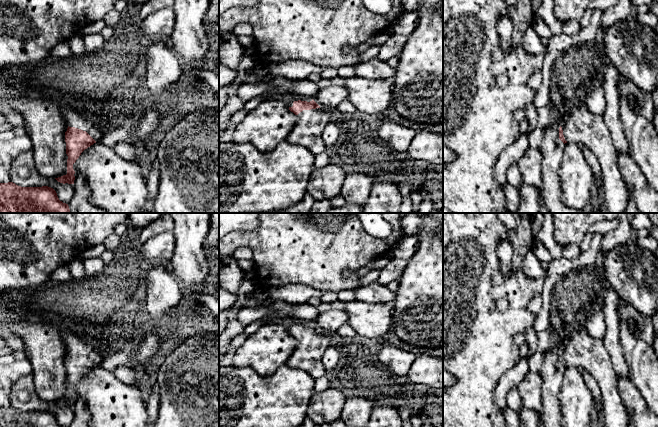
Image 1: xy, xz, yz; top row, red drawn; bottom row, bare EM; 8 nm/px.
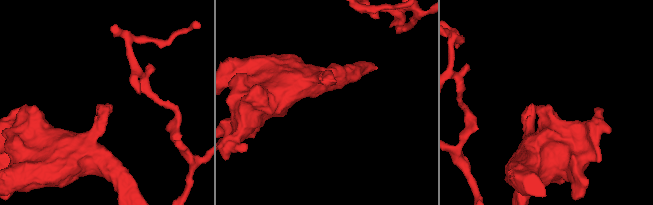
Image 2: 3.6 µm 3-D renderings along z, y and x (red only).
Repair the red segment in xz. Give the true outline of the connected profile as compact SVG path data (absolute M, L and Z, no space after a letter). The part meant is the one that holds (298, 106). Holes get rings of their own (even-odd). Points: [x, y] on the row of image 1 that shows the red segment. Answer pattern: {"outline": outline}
{"outline": "M313 99L310 102L294 101L288 107L298 116L298 121L286 141L307 148L314 155L326 152L322 134L330 122L329 110L320 107Z"}

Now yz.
{"outline": "M581 102L567 114L559 128L559 139L582 142L598 159L603 178L604 205L607 213L623 213L629 201L627 185L617 165L615 149L603 115L592 114Z"}

